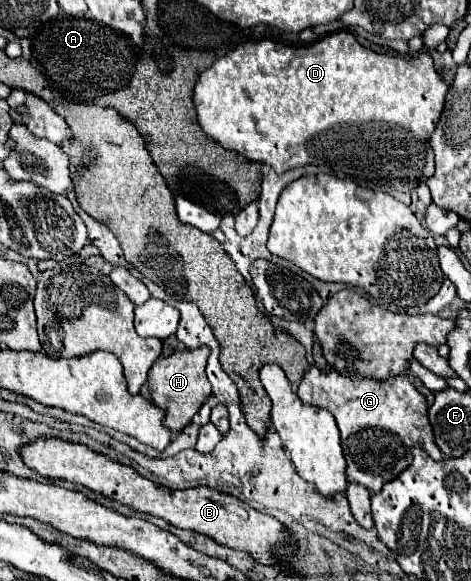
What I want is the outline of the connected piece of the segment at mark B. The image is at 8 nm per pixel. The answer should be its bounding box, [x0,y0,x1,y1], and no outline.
[19,437,287,565]

